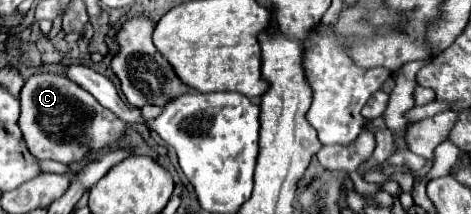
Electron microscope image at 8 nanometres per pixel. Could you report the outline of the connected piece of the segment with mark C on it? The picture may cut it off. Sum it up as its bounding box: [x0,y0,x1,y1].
[17,71,129,165]

